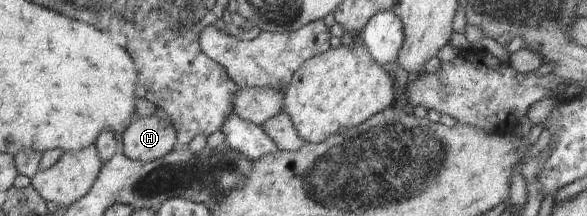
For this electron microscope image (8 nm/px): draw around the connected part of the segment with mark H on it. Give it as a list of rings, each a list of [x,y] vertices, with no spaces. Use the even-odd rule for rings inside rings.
[[[156,114],[134,119],[123,131],[122,145],[121,153],[139,162],[160,159],[179,147],[170,121]]]

